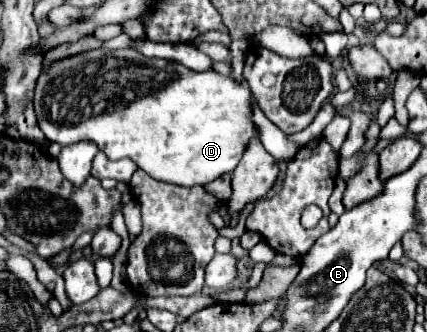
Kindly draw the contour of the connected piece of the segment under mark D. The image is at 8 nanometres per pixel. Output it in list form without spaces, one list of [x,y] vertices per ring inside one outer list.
[[[93,49],[93,51],[83,51],[83,53],[77,53],[77,55],[59,59],[55,63],[51,63],[47,69],[41,67],[39,81],[35,83],[35,95],[33,95],[33,107],[35,107],[37,123],[39,123],[39,127],[41,127],[47,141],[67,147],[67,145],[89,139],[89,141],[97,143],[97,147],[107,155],[107,159],[117,161],[117,159],[129,157],[129,159],[133,159],[137,163],[139,169],[147,171],[153,179],[183,185],[183,187],[207,185],[207,183],[215,181],[217,177],[221,177],[225,173],[231,173],[237,167],[237,163],[239,163],[239,159],[241,159],[241,155],[243,155],[243,151],[247,147],[247,141],[253,135],[257,135],[257,129],[251,123],[251,105],[253,105],[251,89],[247,85],[235,83],[231,77],[225,77],[225,75],[213,71],[213,69],[203,71],[203,73],[195,73],[195,71],[191,71],[191,69],[179,65],[179,63],[167,61],[167,59],[155,59],[155,57],[149,59],[149,57],[141,55],[135,49],[113,49],[113,51],[111,49]]]

